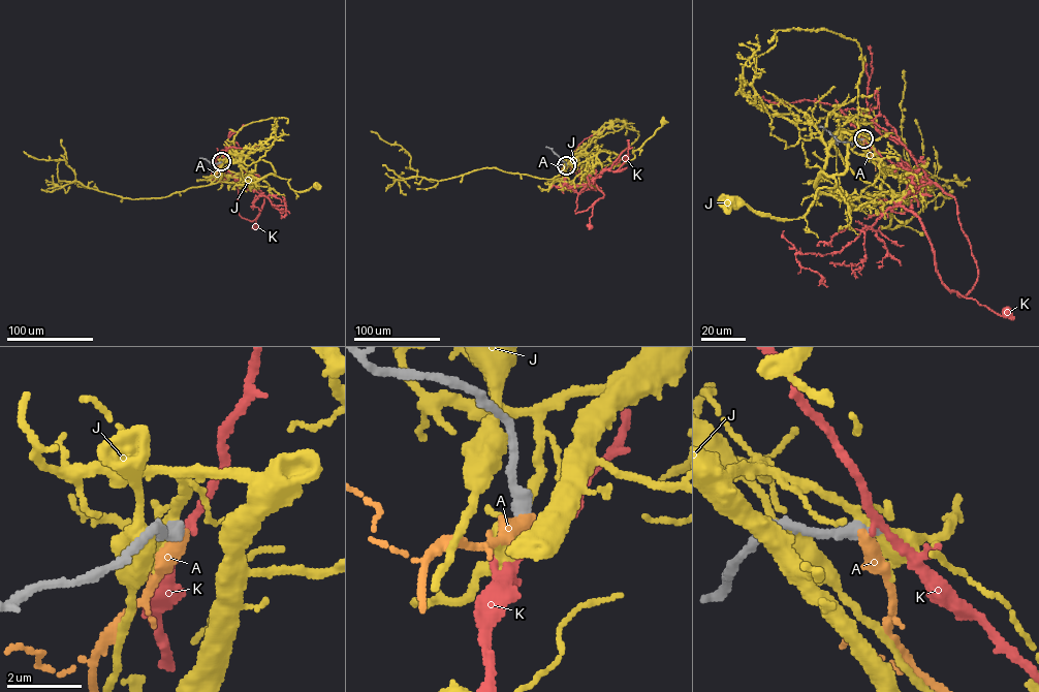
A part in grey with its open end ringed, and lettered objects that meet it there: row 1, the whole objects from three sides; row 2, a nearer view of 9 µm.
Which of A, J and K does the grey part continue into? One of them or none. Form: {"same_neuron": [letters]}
{"same_neuron": []}

